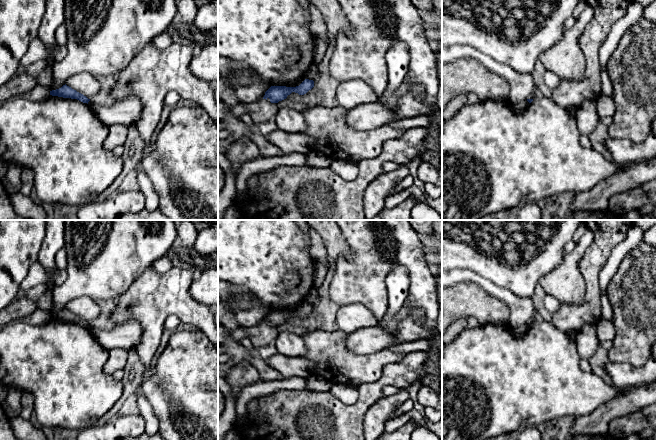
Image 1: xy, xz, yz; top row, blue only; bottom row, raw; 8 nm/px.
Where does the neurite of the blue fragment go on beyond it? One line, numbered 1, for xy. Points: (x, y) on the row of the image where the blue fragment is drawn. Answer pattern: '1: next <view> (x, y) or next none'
1: next none

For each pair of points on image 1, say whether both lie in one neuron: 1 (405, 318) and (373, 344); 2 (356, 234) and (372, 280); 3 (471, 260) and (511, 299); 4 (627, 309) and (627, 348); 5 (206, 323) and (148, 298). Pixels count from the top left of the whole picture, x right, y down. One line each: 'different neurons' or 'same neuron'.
1: same neuron
2: same neuron
3: different neurons
4: same neuron
5: same neuron

